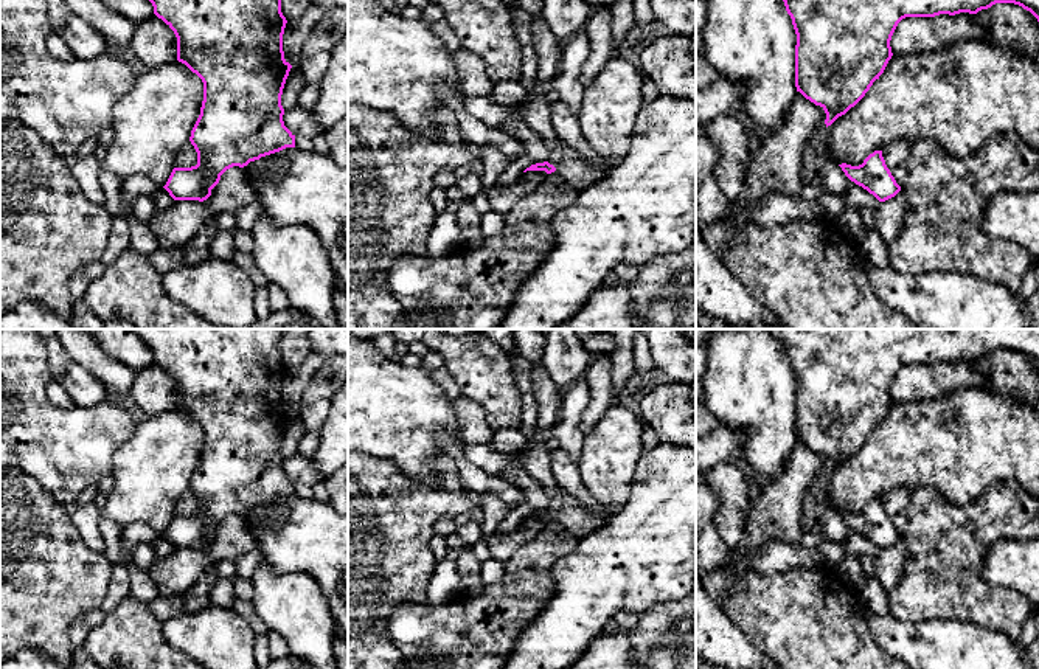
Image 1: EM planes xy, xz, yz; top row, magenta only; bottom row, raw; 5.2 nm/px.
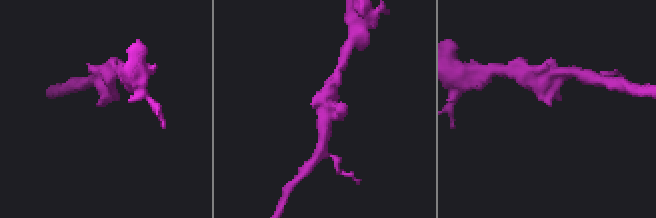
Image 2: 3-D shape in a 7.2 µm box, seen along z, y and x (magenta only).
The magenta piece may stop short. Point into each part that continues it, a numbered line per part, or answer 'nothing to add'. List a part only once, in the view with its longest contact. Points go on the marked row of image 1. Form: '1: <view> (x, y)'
nothing to add

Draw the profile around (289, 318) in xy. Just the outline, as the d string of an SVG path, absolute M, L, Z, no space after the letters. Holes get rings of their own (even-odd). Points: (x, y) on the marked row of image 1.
M287 307L284 310L272 310L266 320L256 320L248 329L325 329L311 315Z

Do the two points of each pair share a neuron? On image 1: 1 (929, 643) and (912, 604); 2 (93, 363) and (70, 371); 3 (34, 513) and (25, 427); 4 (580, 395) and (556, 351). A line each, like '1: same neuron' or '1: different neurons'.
1: different neurons
2: different neurons
3: different neurons
4: different neurons

